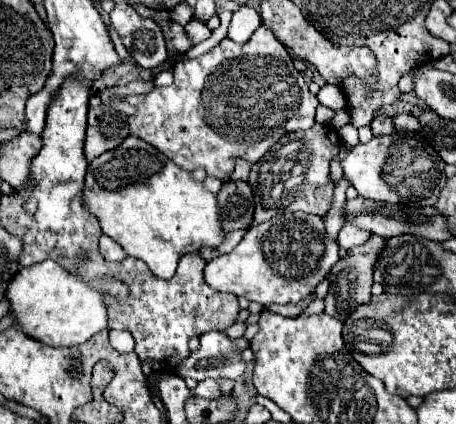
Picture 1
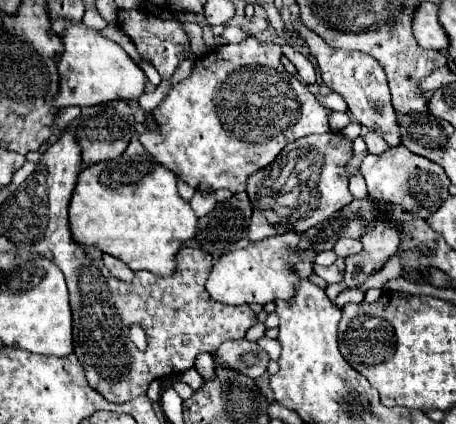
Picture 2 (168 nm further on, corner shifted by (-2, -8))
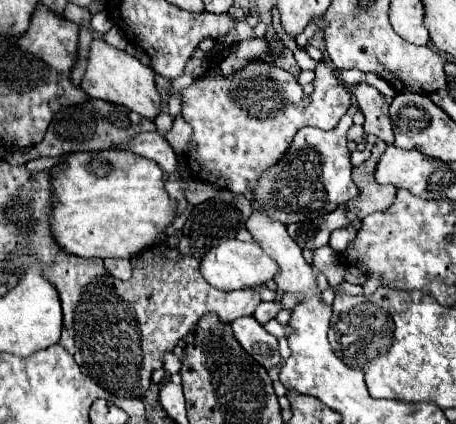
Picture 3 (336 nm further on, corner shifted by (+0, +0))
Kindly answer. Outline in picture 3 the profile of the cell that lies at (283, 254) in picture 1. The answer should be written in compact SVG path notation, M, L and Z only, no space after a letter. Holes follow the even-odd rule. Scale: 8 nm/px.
M225 240L219 246L211 248L209 254L201 260L201 274L203 278L217 290L231 292L231 290L245 290L245 288L259 288L265 286L269 280L277 276L279 268L273 258L269 258L261 246L251 240L251 242L241 242L241 240Z

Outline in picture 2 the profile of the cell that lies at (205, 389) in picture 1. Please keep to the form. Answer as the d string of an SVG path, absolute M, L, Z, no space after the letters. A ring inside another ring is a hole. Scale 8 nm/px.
M191 368L191 370L183 372L183 374L179 374L179 380L185 382L185 384L189 384L193 390L199 390L199 388L203 386L203 378L199 376L199 372L197 372L195 368Z

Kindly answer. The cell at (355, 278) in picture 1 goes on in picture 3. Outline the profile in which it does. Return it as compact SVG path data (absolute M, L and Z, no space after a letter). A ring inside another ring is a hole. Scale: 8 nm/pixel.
M377 140L373 144L373 148L371 148L371 158L363 166L355 168L355 172L353 172L353 182L359 188L359 196L349 200L347 208L349 208L349 212L355 218L365 218L365 216L369 216L373 212L383 212L383 210L393 206L397 188L393 188L391 184L389 186L381 186L381 184L373 182L375 162L381 156L381 152L385 150L385 146L387 146L385 142Z

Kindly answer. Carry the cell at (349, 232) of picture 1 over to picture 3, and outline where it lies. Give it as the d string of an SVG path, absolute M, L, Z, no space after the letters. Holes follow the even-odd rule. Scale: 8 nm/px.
M353 220L349 228L339 228L335 232L331 232L331 240L329 240L329 246L341 254L347 250L347 244L351 244L355 240L355 234L357 234L357 228L359 228L361 220Z

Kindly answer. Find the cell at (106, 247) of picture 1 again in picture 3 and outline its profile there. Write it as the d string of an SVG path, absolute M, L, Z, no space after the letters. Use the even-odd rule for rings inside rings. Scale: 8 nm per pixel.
M105 260L105 268L111 272L111 276L119 280L129 280L131 278L131 264L129 260Z

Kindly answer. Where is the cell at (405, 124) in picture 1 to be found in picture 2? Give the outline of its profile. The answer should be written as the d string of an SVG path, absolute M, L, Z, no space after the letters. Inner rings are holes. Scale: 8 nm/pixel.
M295 22L295 28L305 38L311 54L315 56L319 70L321 70L323 84L345 98L353 118L359 124L363 124L371 130L377 130L377 134L381 134L389 146L399 146L397 116L395 116L395 110L391 106L391 96L389 96L387 80L383 76L383 68L379 68L379 64L375 64L375 60L371 60L371 56L367 56L367 54L349 52L349 50L333 50L331 46L323 44L323 40L319 36L315 36L311 30L307 30L299 22Z

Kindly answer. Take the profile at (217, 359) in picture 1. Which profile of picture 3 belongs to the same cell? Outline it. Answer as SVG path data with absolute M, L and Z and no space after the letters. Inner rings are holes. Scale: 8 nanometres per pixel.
M253 316L233 320L231 330L233 336L237 336L241 348L245 348L245 352L249 352L263 368L269 370L281 362L277 338L267 334Z

